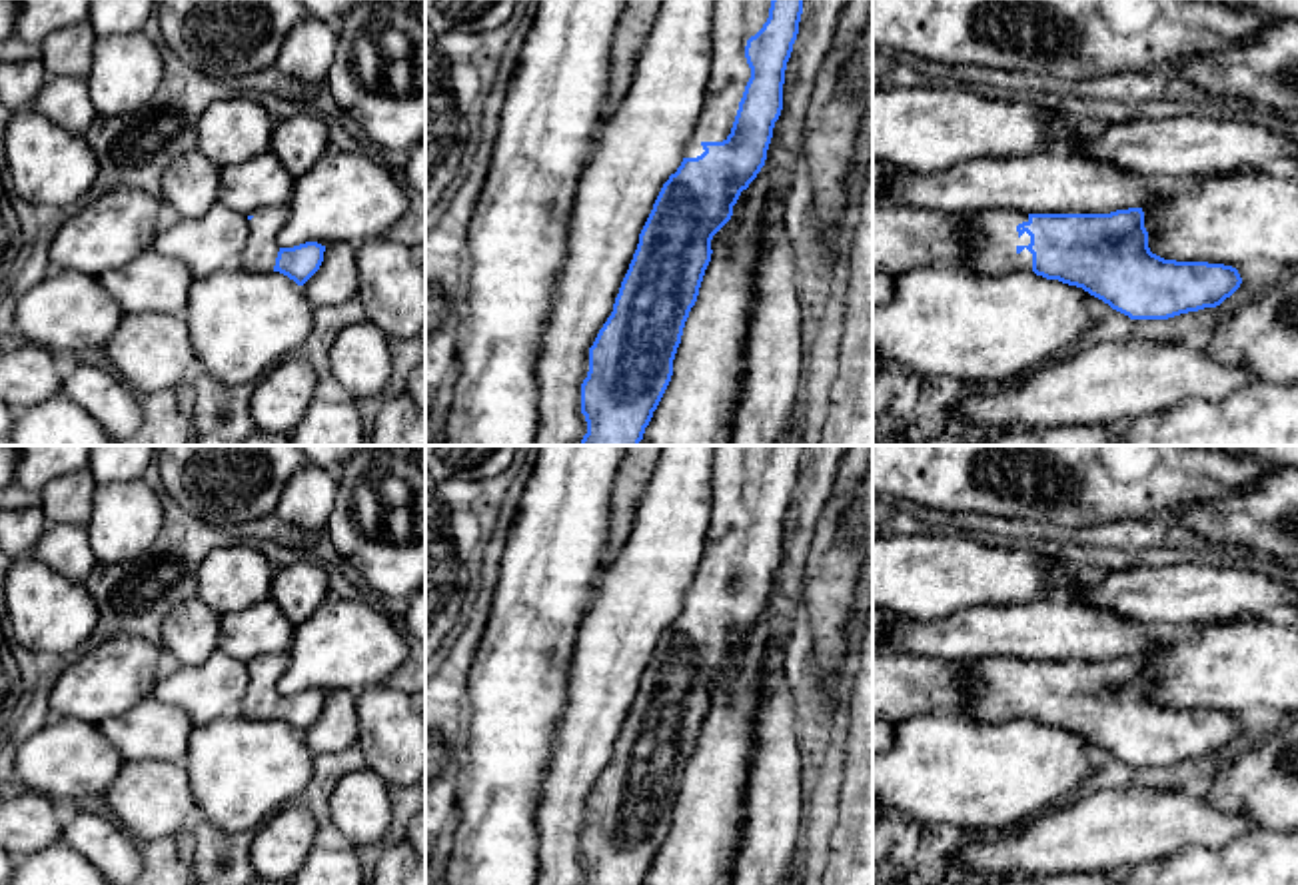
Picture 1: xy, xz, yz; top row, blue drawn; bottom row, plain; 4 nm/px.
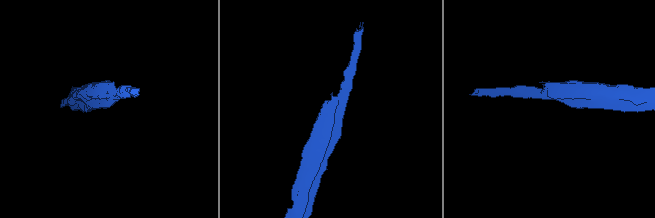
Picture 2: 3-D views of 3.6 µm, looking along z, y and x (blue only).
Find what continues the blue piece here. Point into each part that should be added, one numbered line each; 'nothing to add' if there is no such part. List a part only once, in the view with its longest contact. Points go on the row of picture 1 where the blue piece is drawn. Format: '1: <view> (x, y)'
1: xz (735, 20)

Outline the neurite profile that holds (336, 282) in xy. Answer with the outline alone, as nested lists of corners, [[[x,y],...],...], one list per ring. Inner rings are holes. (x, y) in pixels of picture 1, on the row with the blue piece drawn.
[[[329,244],[320,270],[302,286],[312,306],[345,304],[359,294],[359,272],[355,248],[349,244]]]

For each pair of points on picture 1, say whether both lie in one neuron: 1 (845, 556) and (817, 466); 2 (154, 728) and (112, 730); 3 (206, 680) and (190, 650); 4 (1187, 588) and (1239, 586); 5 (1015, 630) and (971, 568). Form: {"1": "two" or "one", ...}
{"1": "two", "2": "one", "3": "two", "4": "one", "5": "two"}

